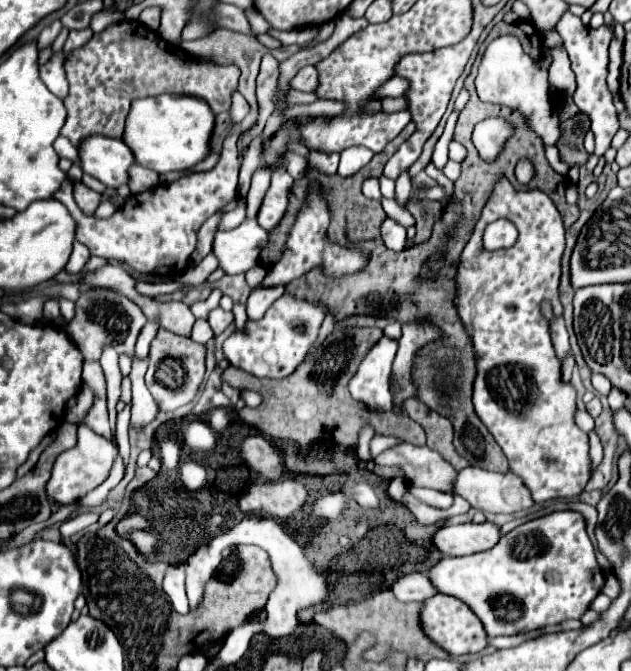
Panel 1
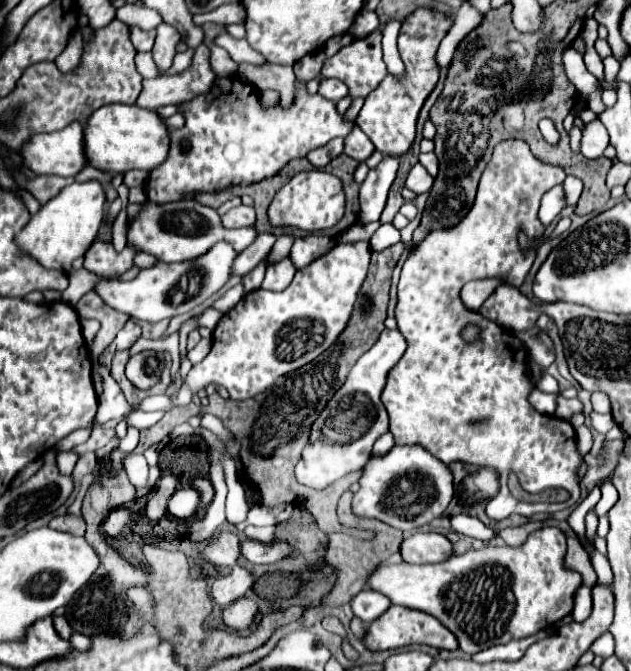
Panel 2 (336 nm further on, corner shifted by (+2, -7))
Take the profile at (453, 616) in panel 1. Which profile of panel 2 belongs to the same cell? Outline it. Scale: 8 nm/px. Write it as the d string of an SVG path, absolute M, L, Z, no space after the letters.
M392 605L382 617L378 617L376 621L372 621L368 625L368 635L366 635L364 643L370 651L398 649L398 647L408 647L408 645L430 645L430 647L448 649L448 651L458 649L458 641L456 641L454 633L450 629L446 629L436 617L430 617L424 611L400 607L400 605Z

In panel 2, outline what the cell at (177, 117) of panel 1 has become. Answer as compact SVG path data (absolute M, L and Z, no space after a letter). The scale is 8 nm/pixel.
M122 103L104 105L94 111L90 123L84 129L84 141L90 165L108 173L124 173L130 169L152 171L166 161L170 149L168 127L156 111Z

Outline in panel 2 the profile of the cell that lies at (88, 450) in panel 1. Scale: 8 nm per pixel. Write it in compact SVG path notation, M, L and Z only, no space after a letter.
M130 319L124 327L122 327L122 331L118 333L118 337L114 339L114 351L126 351L136 339L140 337L140 327Z

